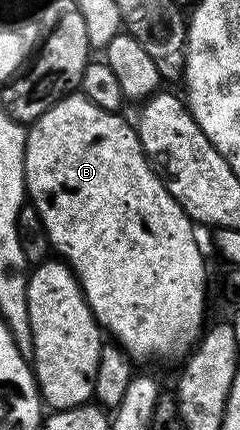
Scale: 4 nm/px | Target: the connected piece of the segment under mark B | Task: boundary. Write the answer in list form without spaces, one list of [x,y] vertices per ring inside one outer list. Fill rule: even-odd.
[[[66,95],[55,101],[36,121],[31,122],[24,143],[24,184],[30,205],[36,208],[40,221],[44,224],[44,233],[48,241],[57,249],[69,269],[76,275],[84,298],[88,301],[96,324],[105,334],[112,333],[111,340],[124,351],[133,362],[137,361],[172,361],[175,357],[183,358],[199,342],[204,325],[204,292],[208,281],[204,278],[204,257],[200,254],[200,245],[196,242],[194,222],[187,217],[184,209],[170,195],[163,180],[154,168],[144,148],[140,145],[140,134],[123,121],[120,113],[111,113],[86,99],[82,95]]]

